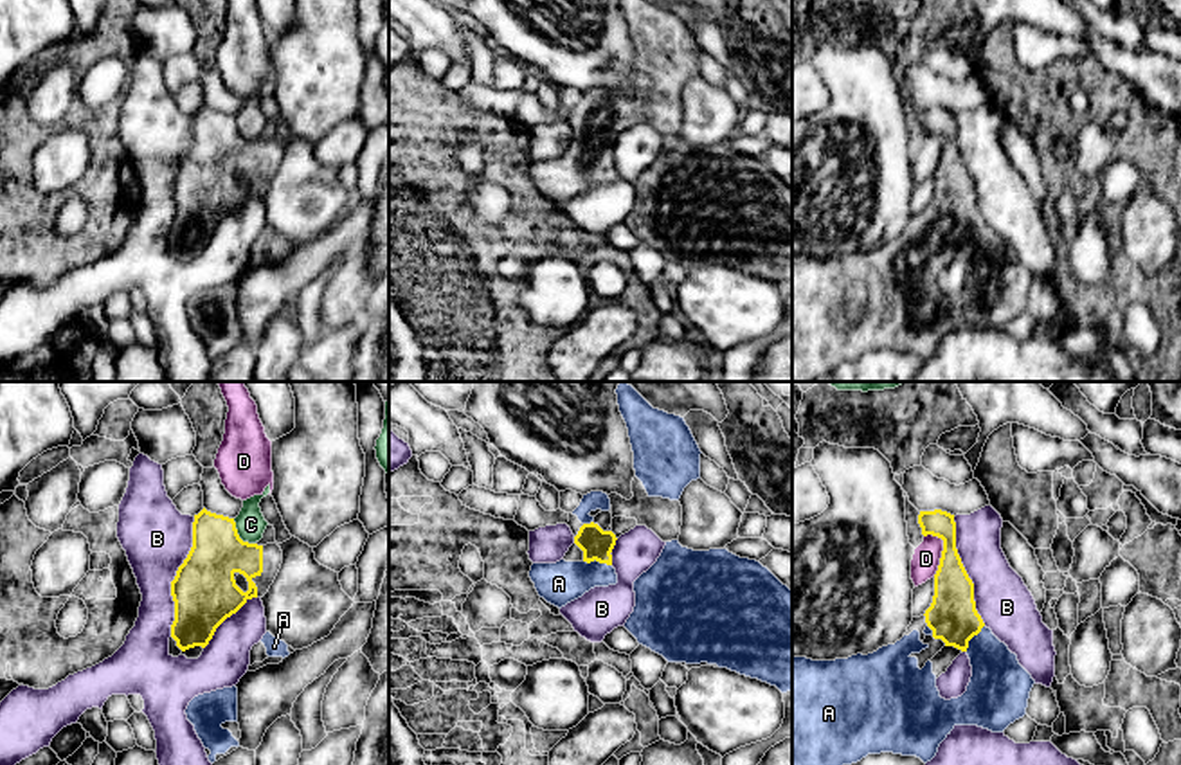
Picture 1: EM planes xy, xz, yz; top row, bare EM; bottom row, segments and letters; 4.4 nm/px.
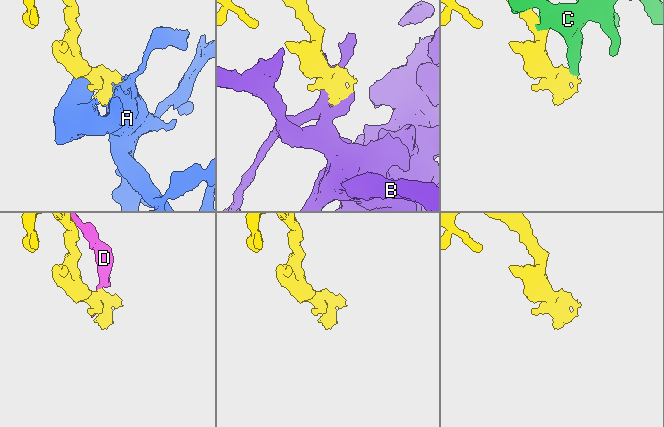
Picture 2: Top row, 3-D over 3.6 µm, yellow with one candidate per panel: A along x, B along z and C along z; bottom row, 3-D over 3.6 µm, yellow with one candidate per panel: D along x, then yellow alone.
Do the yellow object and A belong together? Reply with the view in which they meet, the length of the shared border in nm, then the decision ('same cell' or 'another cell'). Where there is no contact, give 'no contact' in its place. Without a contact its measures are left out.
xz | 130 nm | same cell

